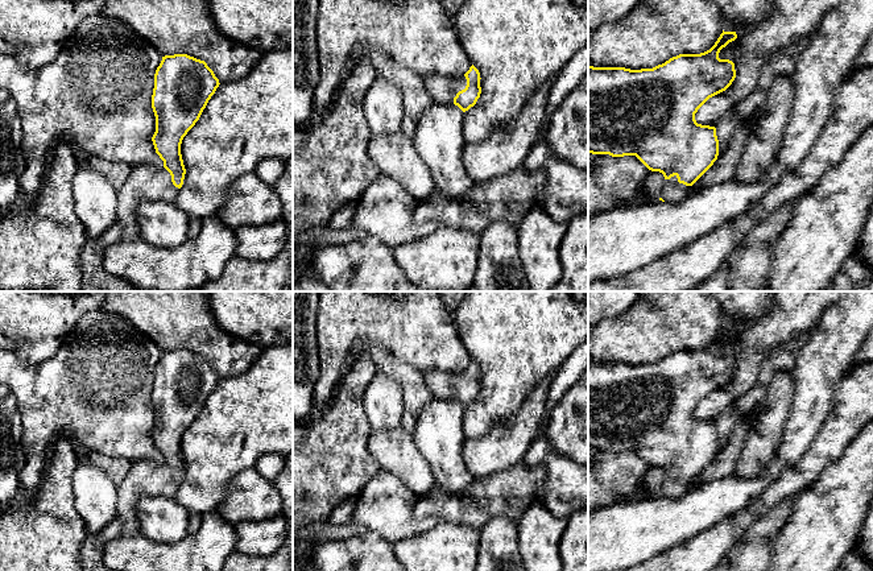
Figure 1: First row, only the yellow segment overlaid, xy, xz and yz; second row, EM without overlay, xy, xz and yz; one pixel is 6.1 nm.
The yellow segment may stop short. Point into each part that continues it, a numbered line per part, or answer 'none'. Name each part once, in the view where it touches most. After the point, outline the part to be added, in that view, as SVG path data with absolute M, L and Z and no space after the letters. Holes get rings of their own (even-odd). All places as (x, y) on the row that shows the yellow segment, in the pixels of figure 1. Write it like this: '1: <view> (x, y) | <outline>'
1: xz (442, 90) | M438 75L425 76L423 84L433 98L434 103L452 105L456 94L466 88L467 79L464 75L458 78L444 78Z

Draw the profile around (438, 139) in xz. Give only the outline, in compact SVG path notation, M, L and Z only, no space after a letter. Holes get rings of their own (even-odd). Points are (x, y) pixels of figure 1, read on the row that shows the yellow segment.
M433 103L415 123L414 146L429 167L435 187L450 198L468 193L473 182L463 162L463 111Z

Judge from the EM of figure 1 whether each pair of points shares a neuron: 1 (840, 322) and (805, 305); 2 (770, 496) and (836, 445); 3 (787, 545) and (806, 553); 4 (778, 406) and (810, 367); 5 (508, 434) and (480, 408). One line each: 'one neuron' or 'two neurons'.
1: two neurons
2: one neuron
3: one neuron
4: two neurons
5: two neurons

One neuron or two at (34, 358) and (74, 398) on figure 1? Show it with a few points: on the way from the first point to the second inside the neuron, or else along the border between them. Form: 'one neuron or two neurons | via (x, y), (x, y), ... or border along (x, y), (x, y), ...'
two neurons | border along (62, 342), (36, 364), (13, 354)

